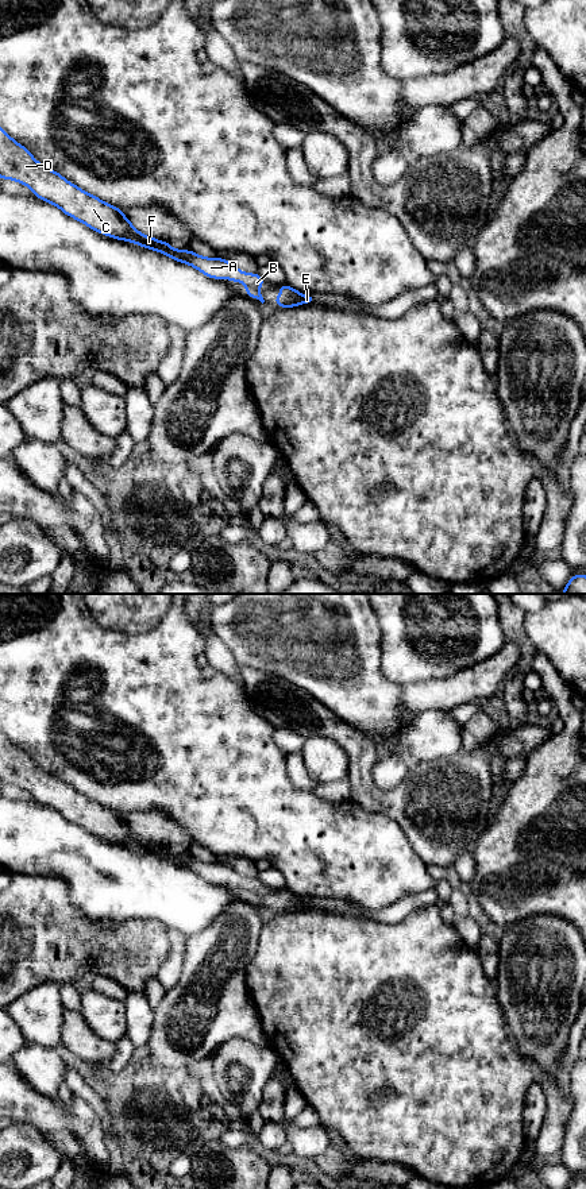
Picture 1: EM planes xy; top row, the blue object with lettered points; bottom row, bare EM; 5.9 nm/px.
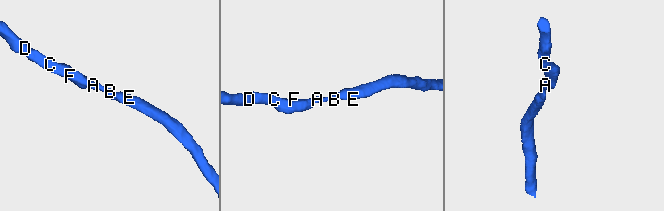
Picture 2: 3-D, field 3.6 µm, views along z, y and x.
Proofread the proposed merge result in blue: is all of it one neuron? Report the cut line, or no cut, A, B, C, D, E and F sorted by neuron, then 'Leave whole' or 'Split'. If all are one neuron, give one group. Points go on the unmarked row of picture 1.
No split. Groups: A B C D E F. Leave whole

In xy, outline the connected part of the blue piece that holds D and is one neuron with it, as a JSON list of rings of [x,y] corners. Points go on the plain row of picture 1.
[[[1,731],[0,783],[14,784],[28,791],[35,802],[58,811],[68,821],[105,841],[165,858],[177,866],[190,869],[209,883],[244,888],[247,891],[244,899],[265,907],[258,895],[265,885],[258,877],[248,879],[223,862],[204,862],[193,856],[174,854],[166,846],[144,841],[119,812],[86,798],[57,776],[41,769],[26,752],[14,745]]]

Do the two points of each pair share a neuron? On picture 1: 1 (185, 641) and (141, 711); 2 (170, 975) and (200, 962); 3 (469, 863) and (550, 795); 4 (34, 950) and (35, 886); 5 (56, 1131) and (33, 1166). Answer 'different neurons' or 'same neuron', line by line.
1: same neuron
2: different neurons
3: different neurons
4: same neuron
5: different neurons

